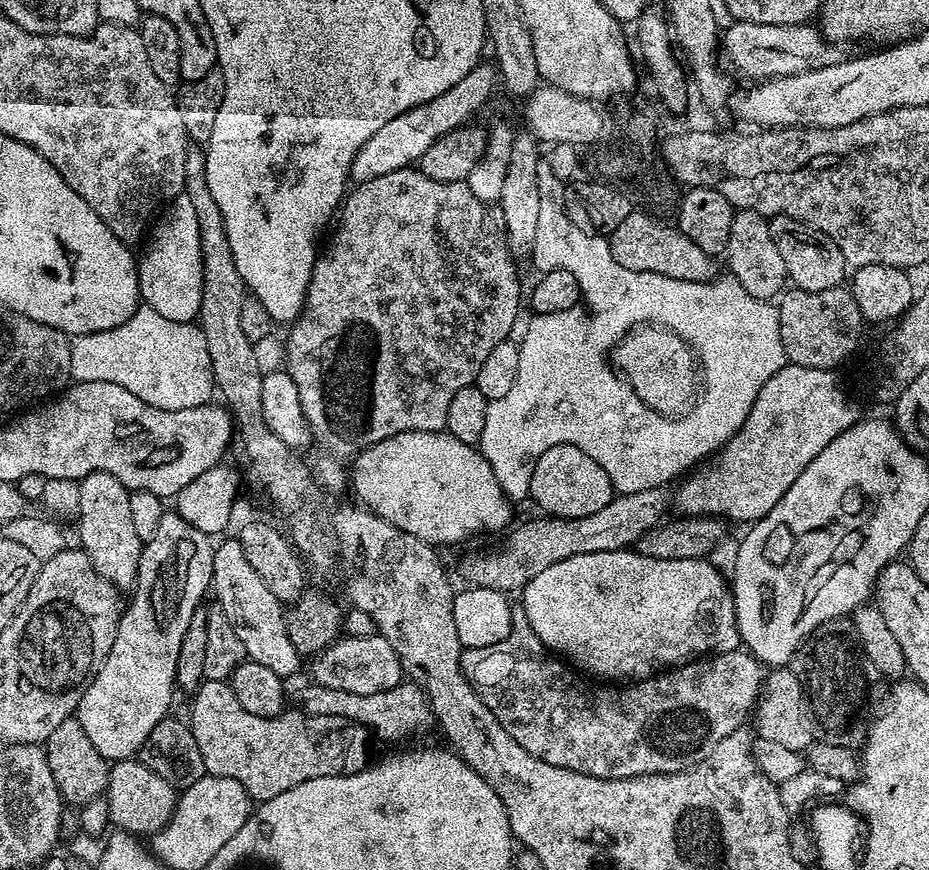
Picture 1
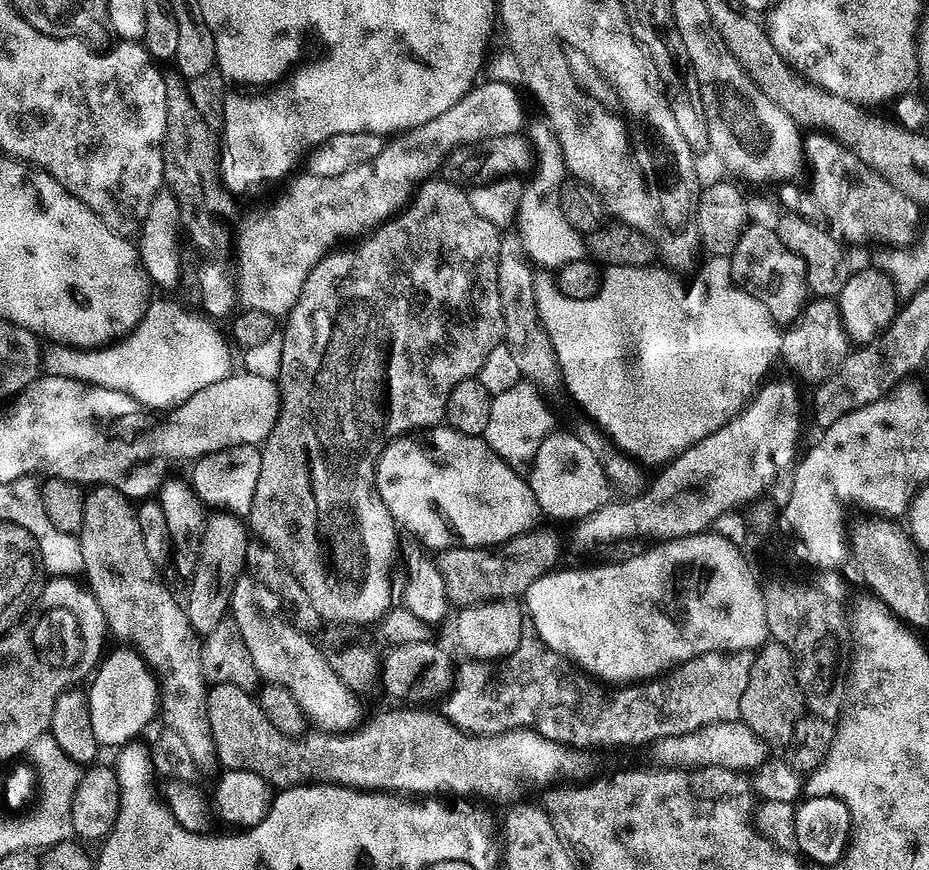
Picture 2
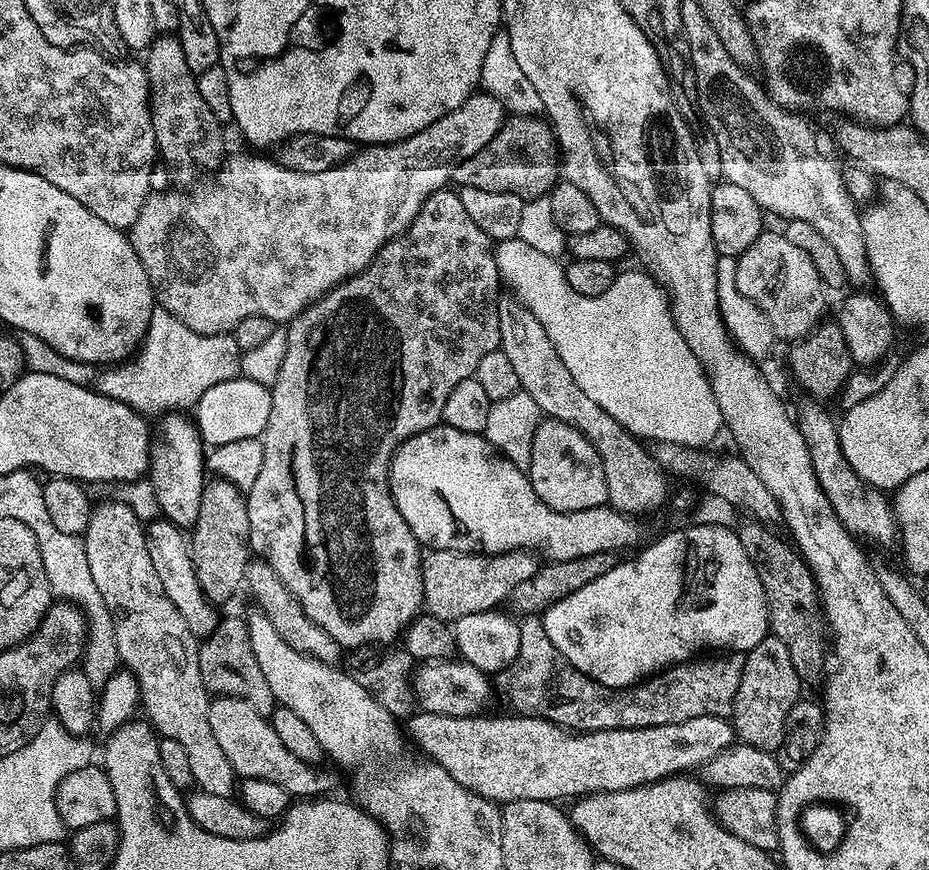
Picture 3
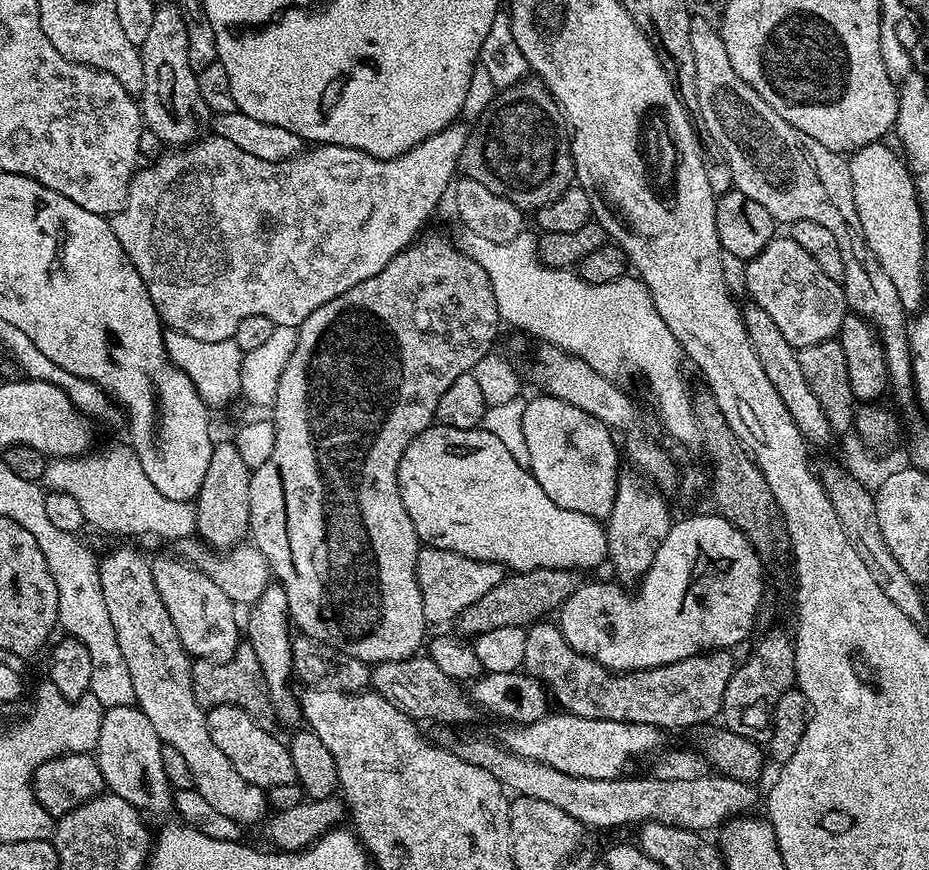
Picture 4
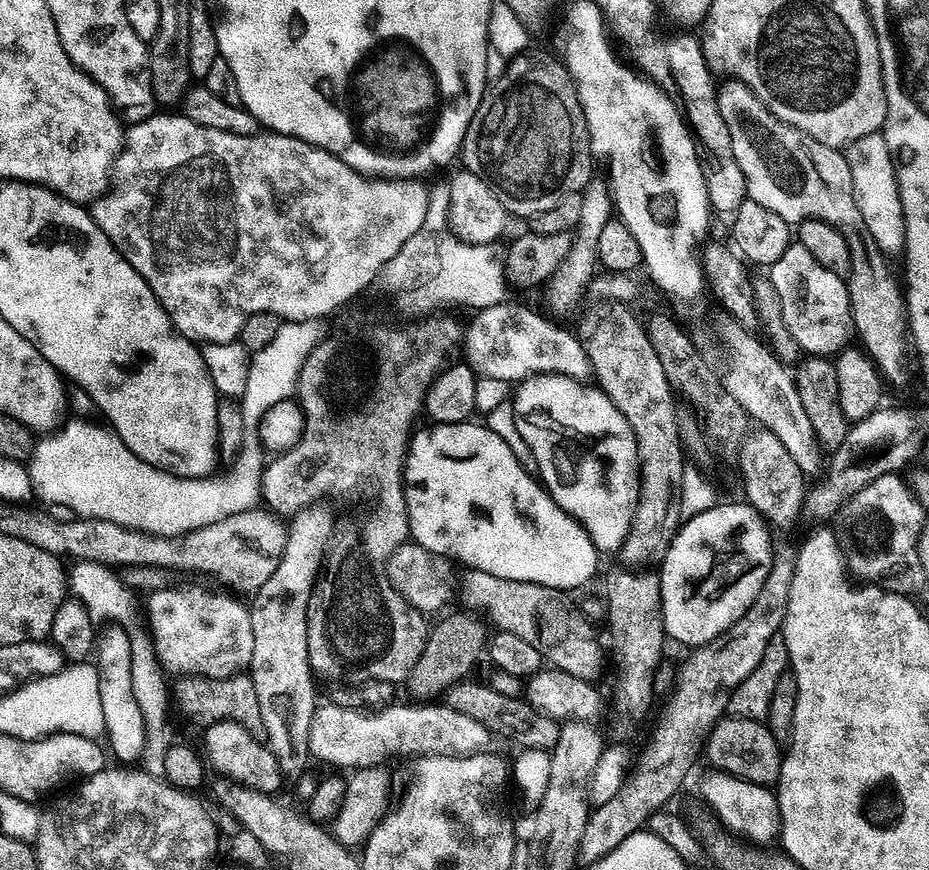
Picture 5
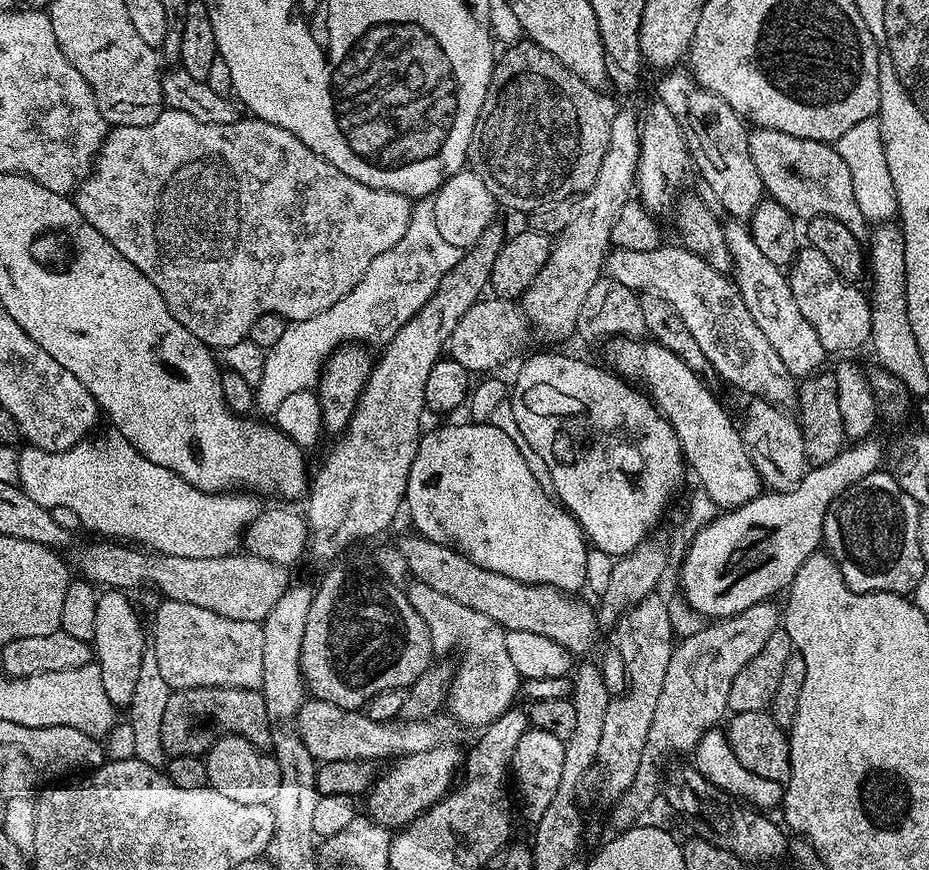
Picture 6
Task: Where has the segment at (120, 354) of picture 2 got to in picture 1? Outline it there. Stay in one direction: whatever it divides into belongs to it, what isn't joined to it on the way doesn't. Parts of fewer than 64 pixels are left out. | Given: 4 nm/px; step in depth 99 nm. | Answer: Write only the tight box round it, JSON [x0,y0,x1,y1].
[70,306,214,412]

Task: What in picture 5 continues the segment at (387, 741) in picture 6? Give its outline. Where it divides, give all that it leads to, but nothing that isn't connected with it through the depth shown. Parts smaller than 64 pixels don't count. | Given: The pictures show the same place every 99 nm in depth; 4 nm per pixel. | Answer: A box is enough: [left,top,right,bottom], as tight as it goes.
[310,702,494,769]

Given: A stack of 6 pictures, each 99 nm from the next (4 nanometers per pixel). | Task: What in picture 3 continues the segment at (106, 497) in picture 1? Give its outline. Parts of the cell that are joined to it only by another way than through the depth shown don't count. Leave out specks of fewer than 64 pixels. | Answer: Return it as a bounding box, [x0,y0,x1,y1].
[82,498,238,796]

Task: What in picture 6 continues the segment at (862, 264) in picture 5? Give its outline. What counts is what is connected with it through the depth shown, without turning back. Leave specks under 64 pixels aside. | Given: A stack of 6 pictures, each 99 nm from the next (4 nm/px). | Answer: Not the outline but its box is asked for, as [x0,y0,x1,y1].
[748,126,870,241]

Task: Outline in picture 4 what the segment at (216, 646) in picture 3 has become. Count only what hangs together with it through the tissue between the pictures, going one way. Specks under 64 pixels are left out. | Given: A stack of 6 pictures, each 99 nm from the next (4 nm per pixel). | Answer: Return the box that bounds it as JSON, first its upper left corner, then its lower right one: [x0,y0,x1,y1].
[192,643,277,730]

